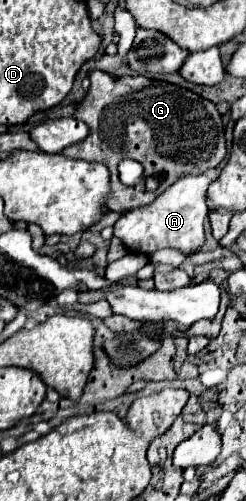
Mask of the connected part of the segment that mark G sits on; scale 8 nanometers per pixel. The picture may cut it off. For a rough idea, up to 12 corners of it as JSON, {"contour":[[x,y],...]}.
{"contour":[[104,71],[62,155],[110,169],[106,207],[158,193],[120,183],[126,157],[160,193],[226,155],[216,105],[178,85]]}

